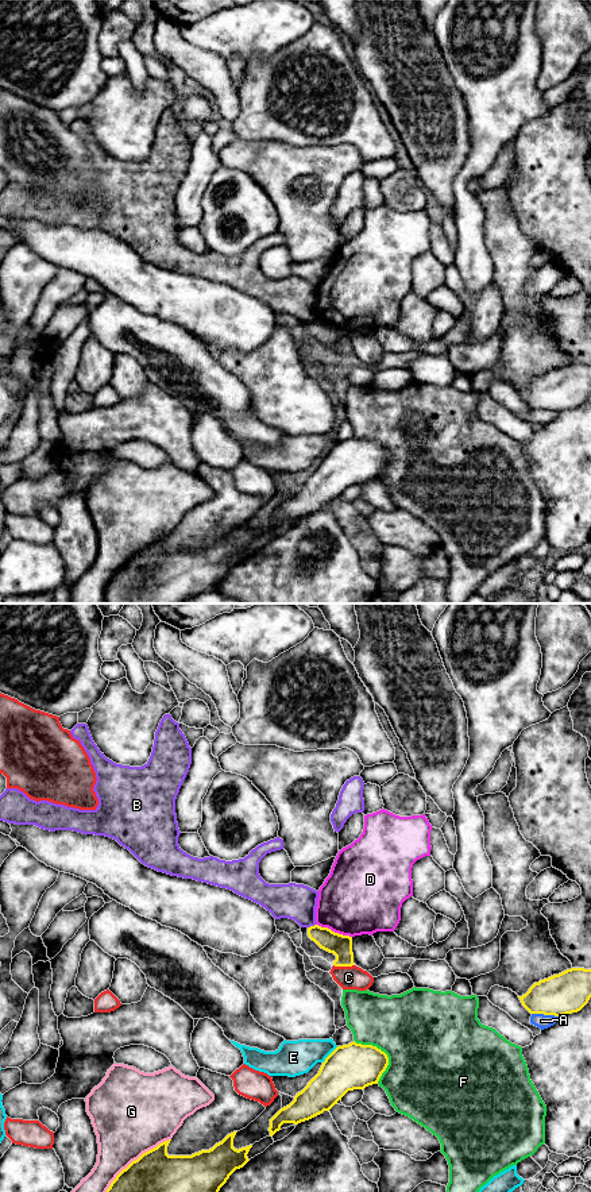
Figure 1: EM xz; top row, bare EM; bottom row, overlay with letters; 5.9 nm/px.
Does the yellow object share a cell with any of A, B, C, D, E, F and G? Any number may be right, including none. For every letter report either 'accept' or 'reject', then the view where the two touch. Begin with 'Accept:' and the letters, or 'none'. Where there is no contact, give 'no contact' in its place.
Accept: none
A: reject | xz
B: reject | xz
C: reject | xz
D: reject | xz
E: reject | xz
F: reject | xz
G: reject | xz

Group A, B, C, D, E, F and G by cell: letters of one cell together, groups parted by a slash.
A / B / C / D / E / F / G

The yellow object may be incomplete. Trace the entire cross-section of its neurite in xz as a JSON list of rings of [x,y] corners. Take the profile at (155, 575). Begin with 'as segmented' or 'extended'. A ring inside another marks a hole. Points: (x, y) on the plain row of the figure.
as segmented | [[[236,528],[228,529],[212,544],[192,551],[169,551],[167,541],[171,535],[159,539],[116,571],[105,587],[104,603],[185,603],[205,591],[217,590],[229,571],[250,556],[247,549],[252,540],[235,544]]]

